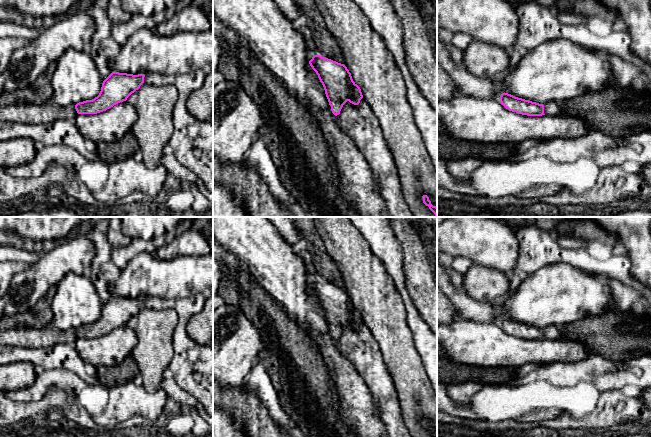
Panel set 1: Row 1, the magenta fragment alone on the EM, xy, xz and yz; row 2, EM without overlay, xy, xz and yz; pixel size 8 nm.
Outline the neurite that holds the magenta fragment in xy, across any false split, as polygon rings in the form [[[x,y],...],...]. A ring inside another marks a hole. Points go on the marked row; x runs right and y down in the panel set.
[[[112,72],[102,83],[101,91],[92,100],[79,102],[76,105],[60,106],[53,101],[44,104],[16,103],[11,105],[0,105],[0,121],[22,124],[47,124],[56,120],[75,119],[78,114],[97,114],[126,101],[127,98],[140,88],[144,83],[144,74],[127,74]]]

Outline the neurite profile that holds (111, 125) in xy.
[[[123,101],[97,114],[77,114],[75,122],[85,139],[98,143],[121,140],[137,119],[134,107]]]

